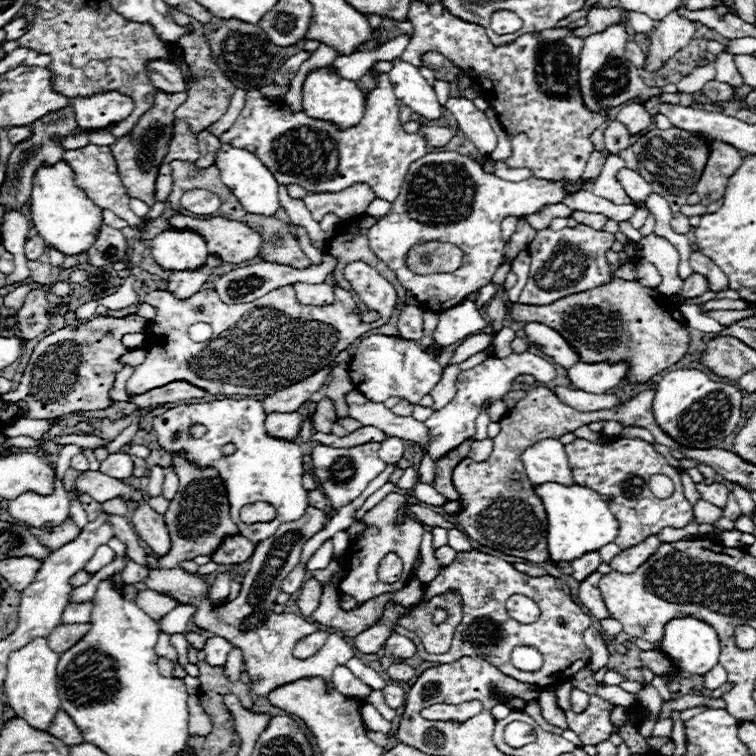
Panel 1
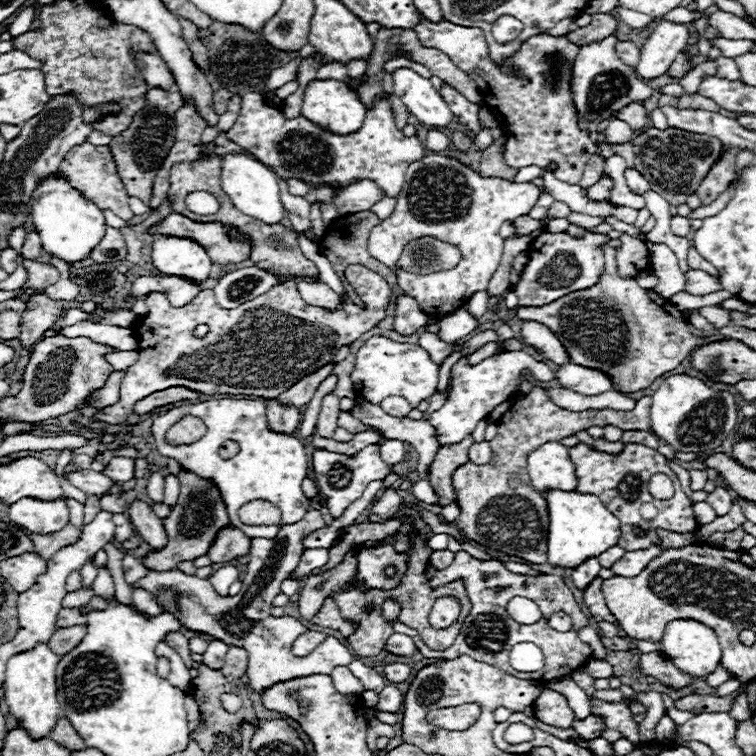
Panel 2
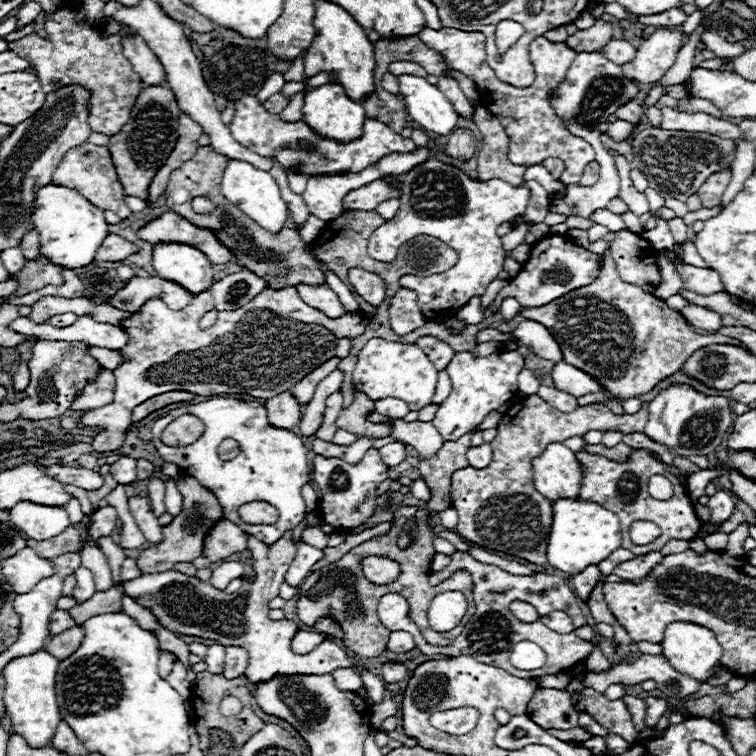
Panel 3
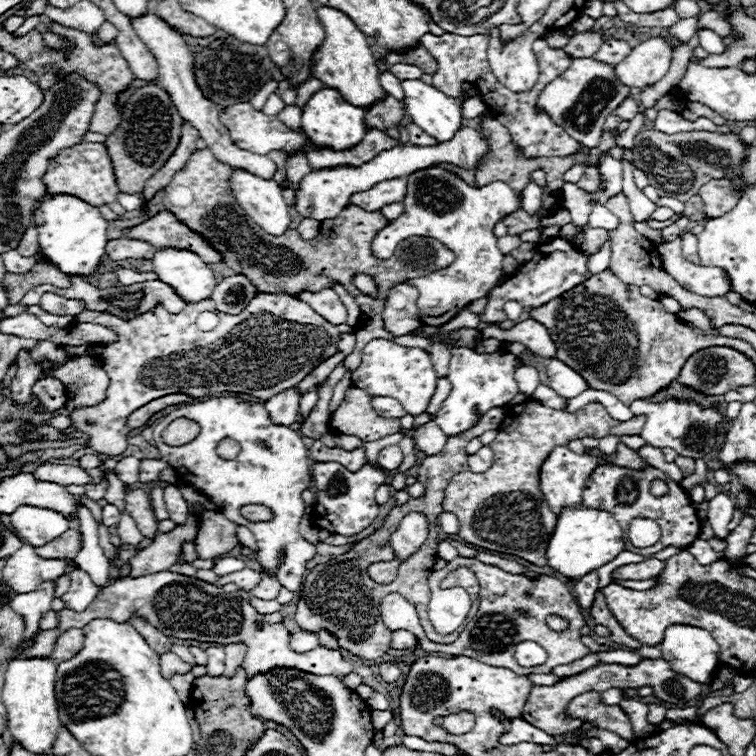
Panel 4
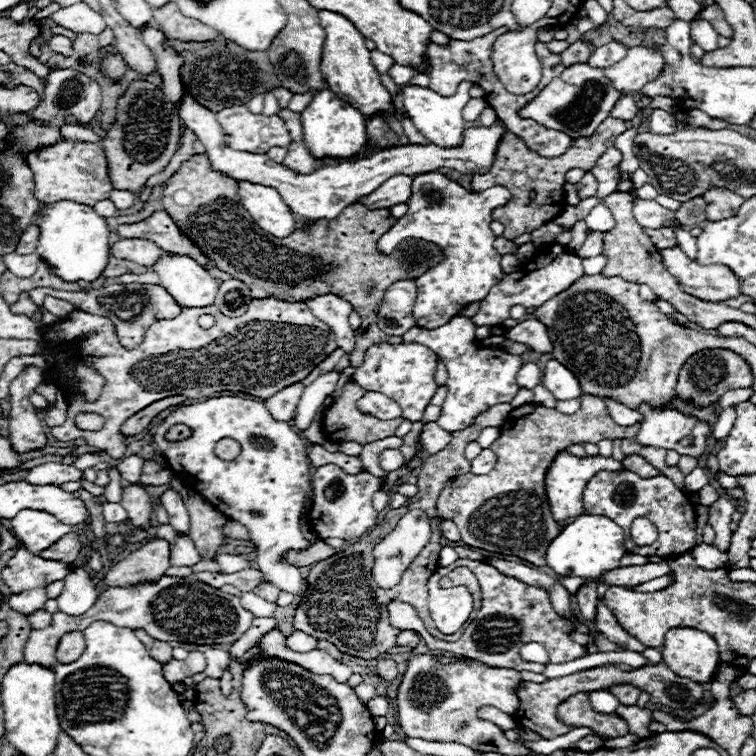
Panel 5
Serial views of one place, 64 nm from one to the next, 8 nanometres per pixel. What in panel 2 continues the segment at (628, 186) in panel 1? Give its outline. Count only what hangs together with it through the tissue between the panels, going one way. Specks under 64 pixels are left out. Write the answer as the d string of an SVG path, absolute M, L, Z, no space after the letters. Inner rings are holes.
M628 168L628 172L626 172L626 180L628 180L628 186L630 186L634 192L644 194L646 190L650 190L650 182L648 182L638 170L634 170L634 168Z

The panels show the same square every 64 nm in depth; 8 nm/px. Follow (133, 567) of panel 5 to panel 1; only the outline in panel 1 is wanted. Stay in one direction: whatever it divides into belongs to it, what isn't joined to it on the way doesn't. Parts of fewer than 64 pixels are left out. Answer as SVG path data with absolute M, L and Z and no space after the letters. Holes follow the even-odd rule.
M176 454L172 458L176 474L178 474L178 494L172 498L168 512L164 514L164 522L170 534L172 548L166 556L156 558L156 568L176 568L182 560L192 560L202 554L212 554L224 536L238 534L240 530L230 520L230 508L224 492L224 484L220 484L220 476L216 476L214 468L196 470L192 468L182 454Z

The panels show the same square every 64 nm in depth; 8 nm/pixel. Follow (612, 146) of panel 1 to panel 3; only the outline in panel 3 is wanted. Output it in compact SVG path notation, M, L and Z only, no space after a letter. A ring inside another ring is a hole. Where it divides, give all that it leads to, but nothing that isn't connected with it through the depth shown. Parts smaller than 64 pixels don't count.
M618 120L618 122L610 124L610 126L608 126L608 130L606 130L606 134L608 134L608 136L612 136L612 140L616 140L616 142L624 140L630 132L632 132L632 124L630 124L630 122L626 122L626 120Z

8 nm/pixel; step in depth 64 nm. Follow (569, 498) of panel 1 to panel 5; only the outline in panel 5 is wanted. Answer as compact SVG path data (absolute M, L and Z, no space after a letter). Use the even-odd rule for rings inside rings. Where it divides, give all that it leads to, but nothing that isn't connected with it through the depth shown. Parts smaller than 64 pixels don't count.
M582 514L572 524L568 524L556 540L552 540L546 552L546 562L560 576L598 578L604 572L620 568L620 560L624 554L624 530L616 522L608 520L606 516Z

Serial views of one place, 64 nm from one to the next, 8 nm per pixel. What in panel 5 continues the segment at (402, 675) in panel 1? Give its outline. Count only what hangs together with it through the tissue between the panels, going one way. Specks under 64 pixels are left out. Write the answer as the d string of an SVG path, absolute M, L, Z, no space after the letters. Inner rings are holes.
M380 660L376 664L376 674L390 682L390 680L394 680L398 676L398 666L396 666L394 660Z

